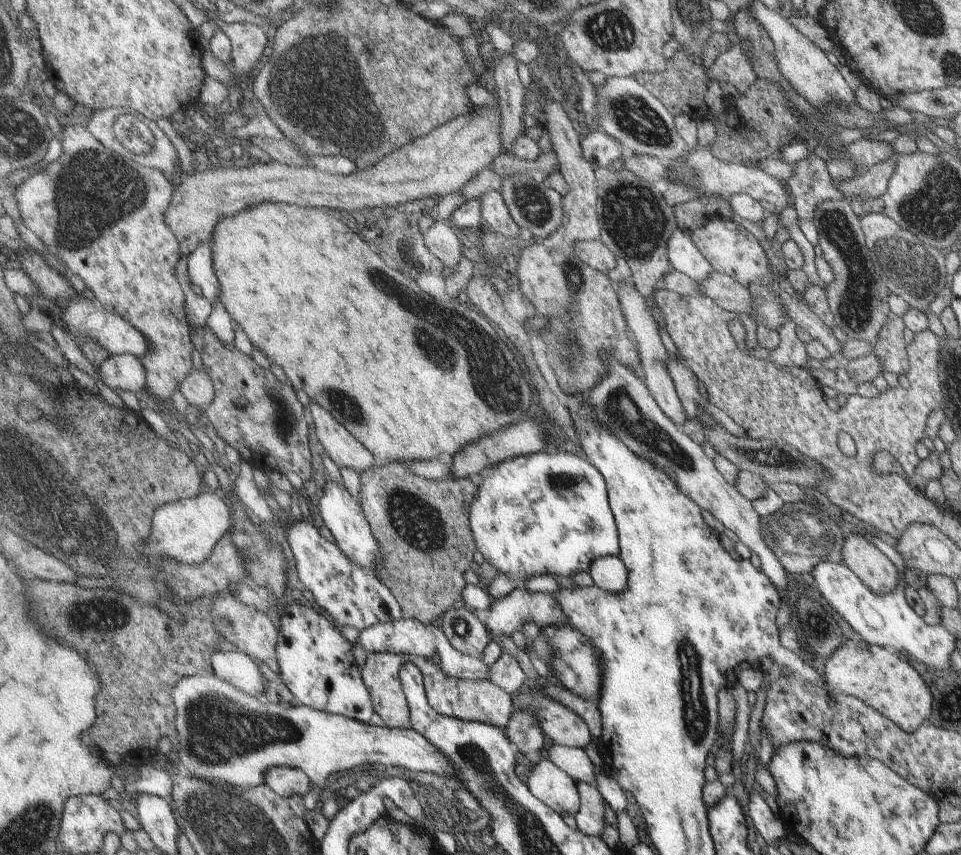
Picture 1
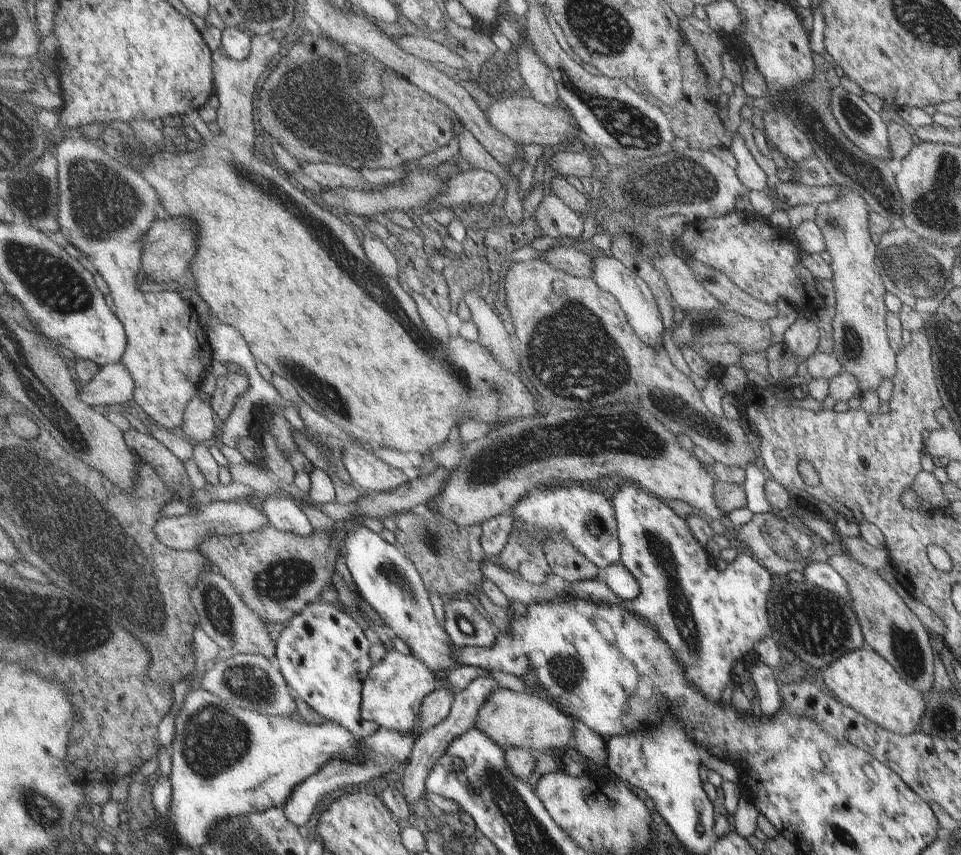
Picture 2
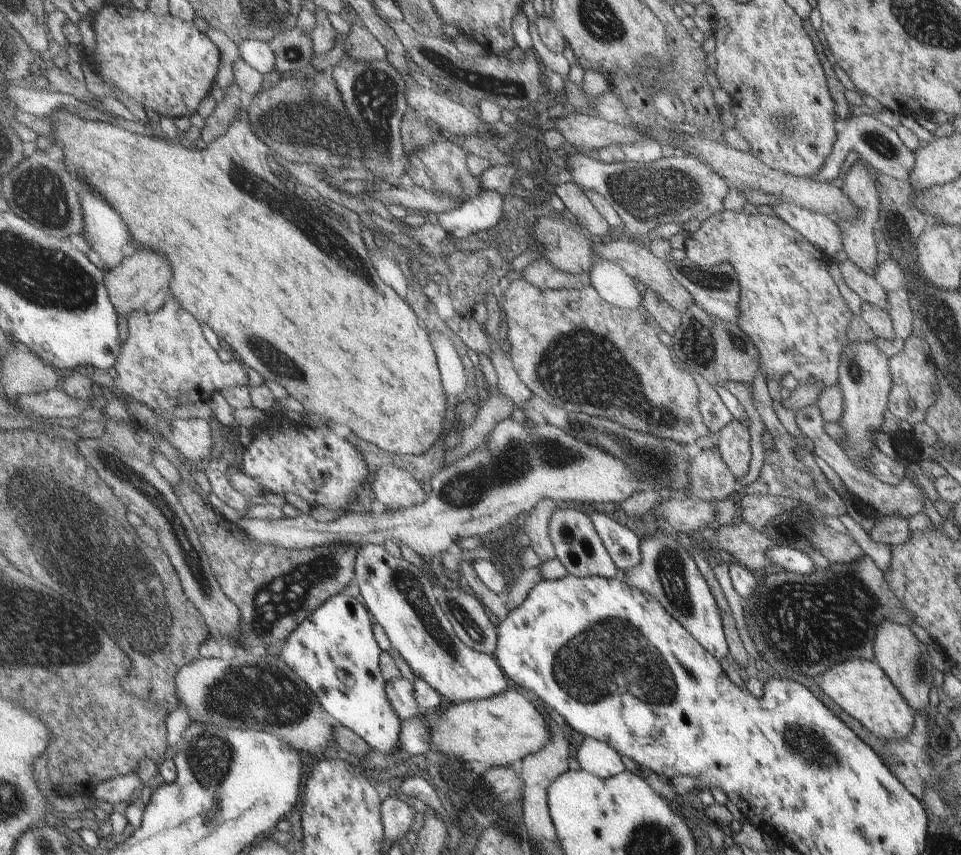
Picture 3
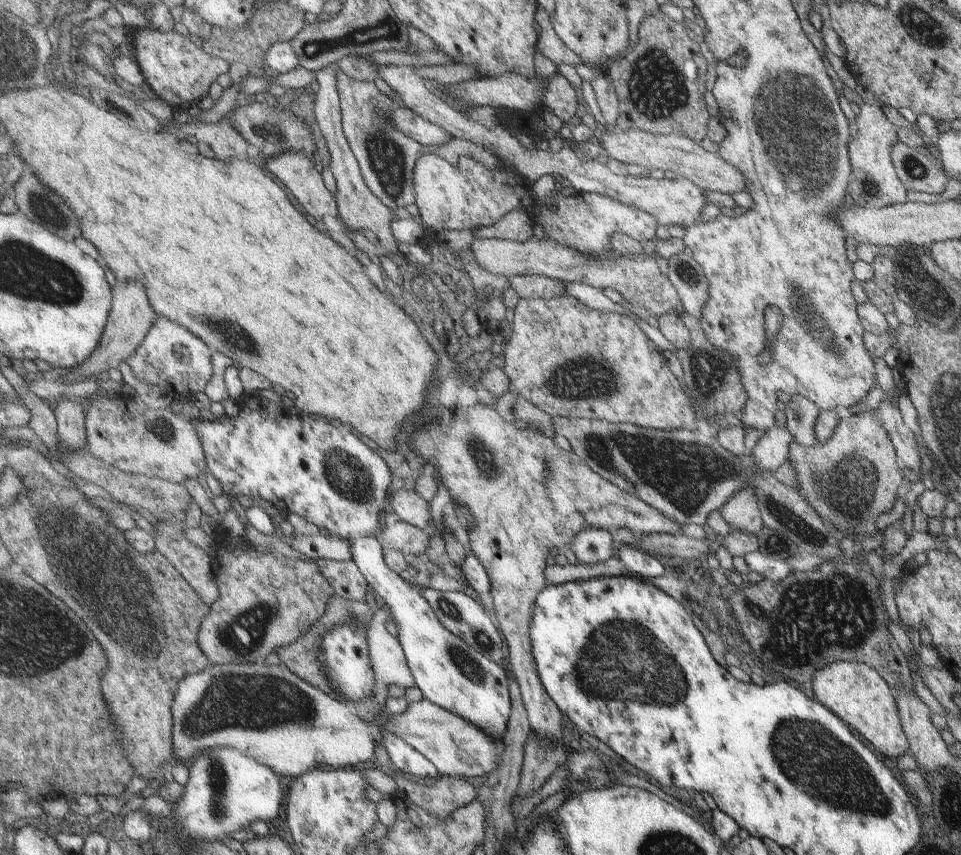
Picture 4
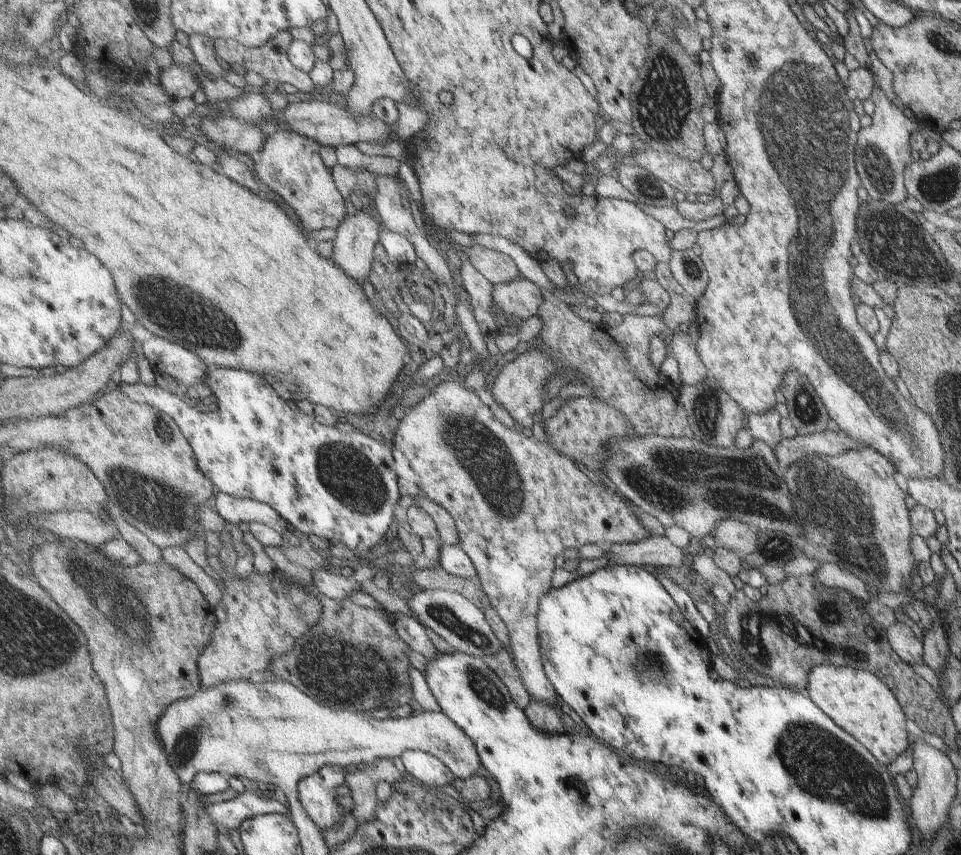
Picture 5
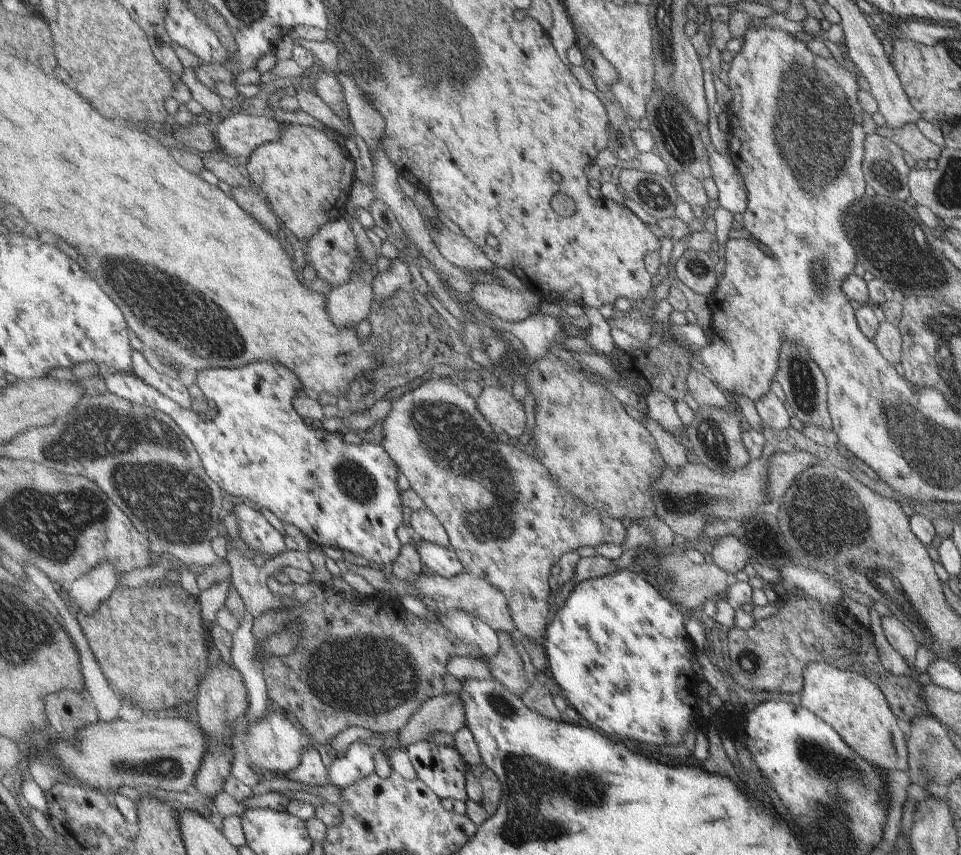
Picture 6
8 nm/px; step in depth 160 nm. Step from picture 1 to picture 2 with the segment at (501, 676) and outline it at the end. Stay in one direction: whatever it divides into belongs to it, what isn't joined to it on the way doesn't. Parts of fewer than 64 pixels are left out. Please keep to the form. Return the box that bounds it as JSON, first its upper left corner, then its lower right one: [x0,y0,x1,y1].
[401,676,504,804]

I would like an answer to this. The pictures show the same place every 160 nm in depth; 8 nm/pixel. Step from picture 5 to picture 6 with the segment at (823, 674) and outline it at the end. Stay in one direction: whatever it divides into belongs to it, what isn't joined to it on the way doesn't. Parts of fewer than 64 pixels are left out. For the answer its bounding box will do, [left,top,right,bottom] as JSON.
[800,663,908,770]

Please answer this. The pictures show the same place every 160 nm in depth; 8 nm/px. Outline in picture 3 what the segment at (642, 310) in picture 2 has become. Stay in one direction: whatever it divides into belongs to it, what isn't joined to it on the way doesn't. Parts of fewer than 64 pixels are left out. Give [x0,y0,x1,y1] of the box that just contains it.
[590,254,646,310]

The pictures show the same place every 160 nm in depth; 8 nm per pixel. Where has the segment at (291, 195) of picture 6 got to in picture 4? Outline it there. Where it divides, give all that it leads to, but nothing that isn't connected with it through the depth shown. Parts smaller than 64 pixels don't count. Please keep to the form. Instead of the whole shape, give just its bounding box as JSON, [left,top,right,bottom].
[265,151,340,221]

